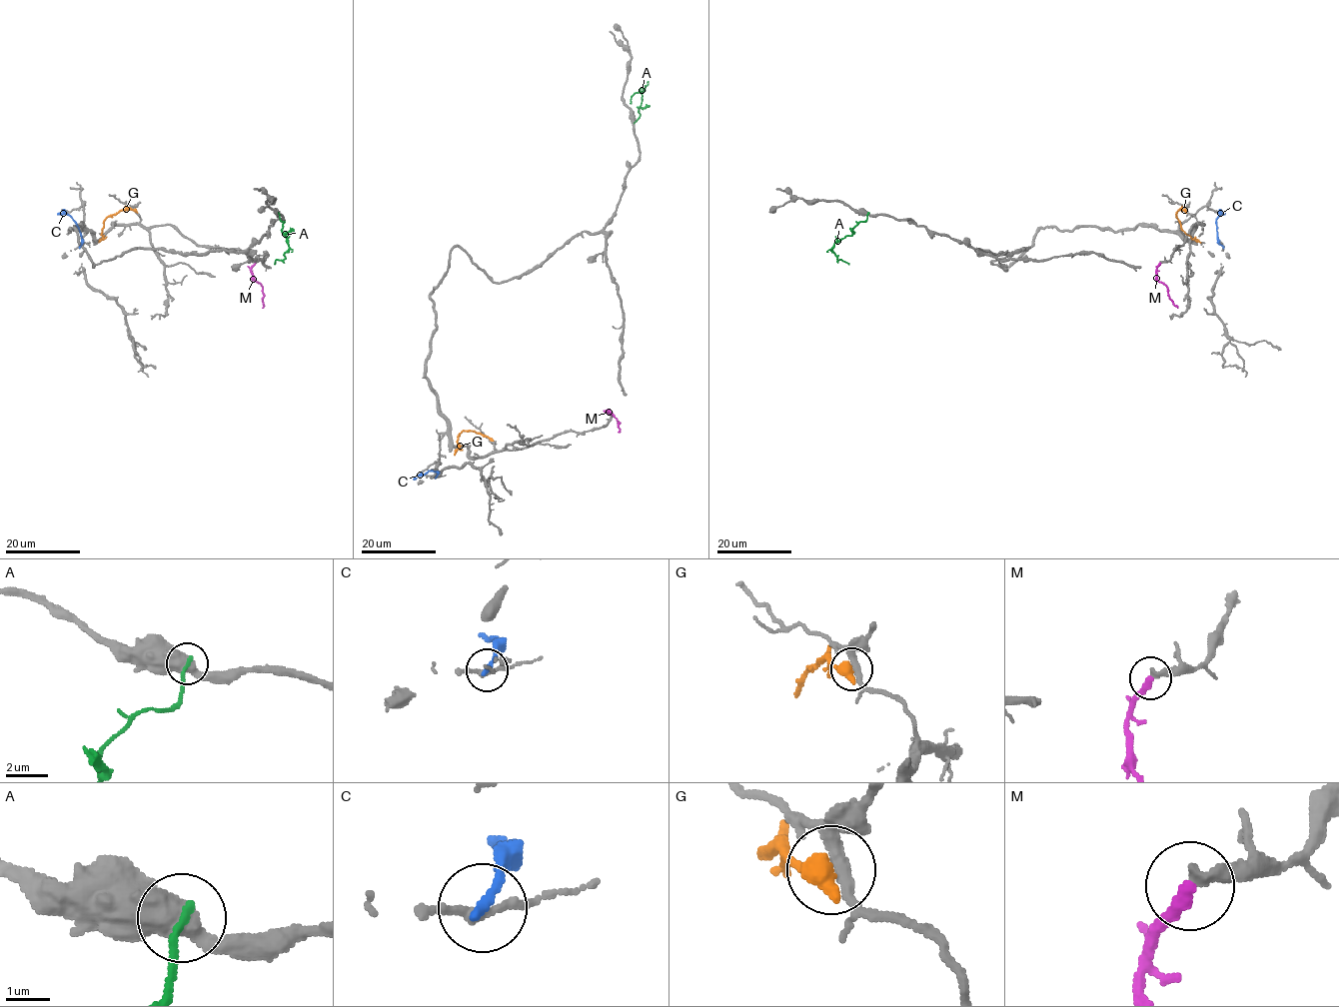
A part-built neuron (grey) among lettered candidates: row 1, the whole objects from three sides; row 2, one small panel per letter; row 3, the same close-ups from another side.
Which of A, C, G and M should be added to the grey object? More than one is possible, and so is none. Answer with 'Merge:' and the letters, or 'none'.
Merge: M

